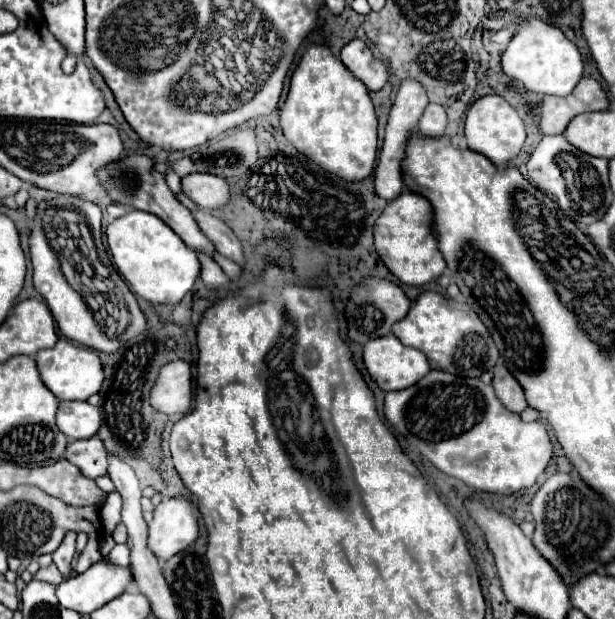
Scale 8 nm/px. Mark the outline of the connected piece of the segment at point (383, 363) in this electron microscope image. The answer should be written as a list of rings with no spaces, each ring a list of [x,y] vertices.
[[[387,334],[387,336],[381,336],[377,340],[369,340],[363,346],[363,362],[365,362],[365,368],[367,368],[369,376],[385,392],[409,388],[409,386],[417,384],[431,370],[429,360],[425,358],[425,354],[415,350],[415,348],[403,346],[395,334]]]

